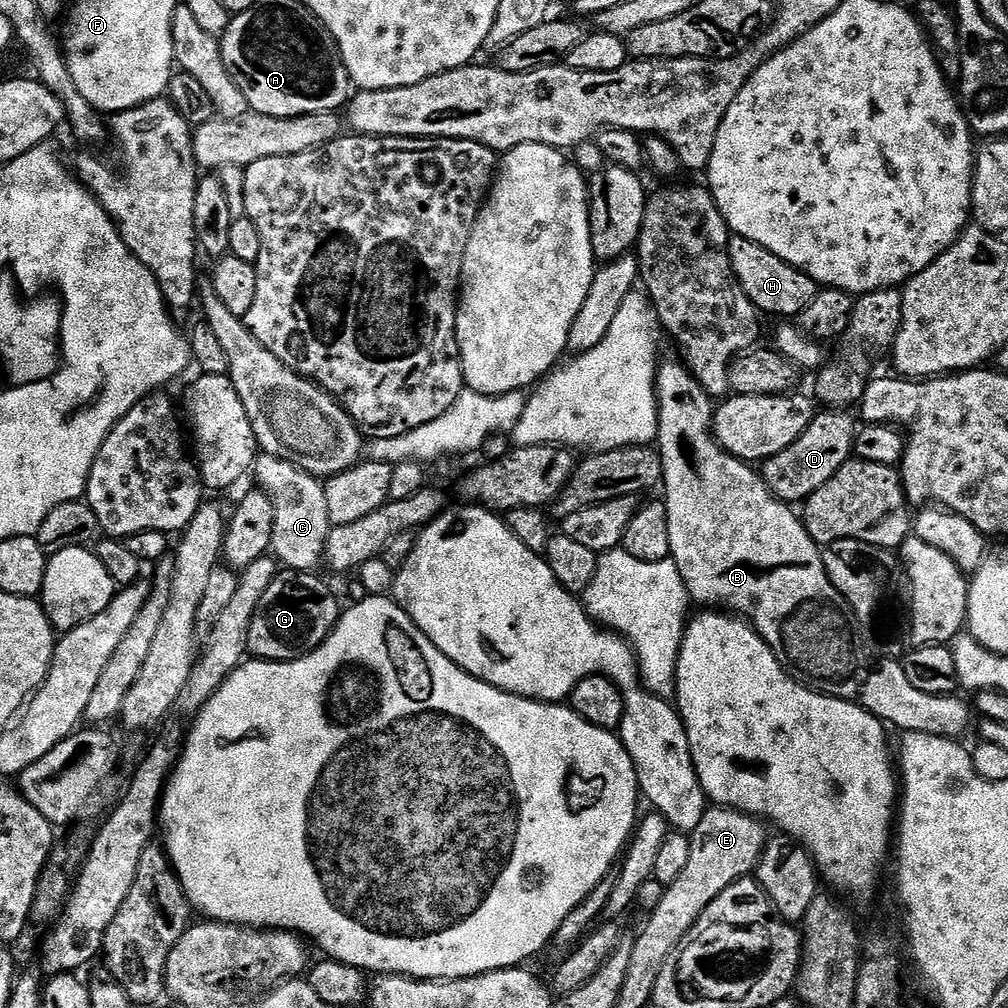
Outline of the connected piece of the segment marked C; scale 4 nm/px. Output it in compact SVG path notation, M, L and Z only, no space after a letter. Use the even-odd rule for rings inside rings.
M269 454L257 455L254 475L259 491L272 499L274 530L272 531L271 555L285 569L293 572L312 572L315 564L321 563L326 552L328 534L334 525L326 510L324 484L306 473L292 460ZM284 563L284 564L283 564Z

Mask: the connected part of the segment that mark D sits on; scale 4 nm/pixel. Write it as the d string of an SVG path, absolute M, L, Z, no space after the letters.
M844 410L817 411L813 415L808 429L795 442L790 446L786 446L786 450L782 450L778 454L771 456L770 459L763 461L758 475L777 500L803 502L807 500L810 494L814 494L814 490L818 490L818 486L826 486L826 482L830 482L830 478L834 474L838 474L840 467L852 456L852 442L856 437L858 427L857 421L855 419L852 421L848 415L849 413Z

